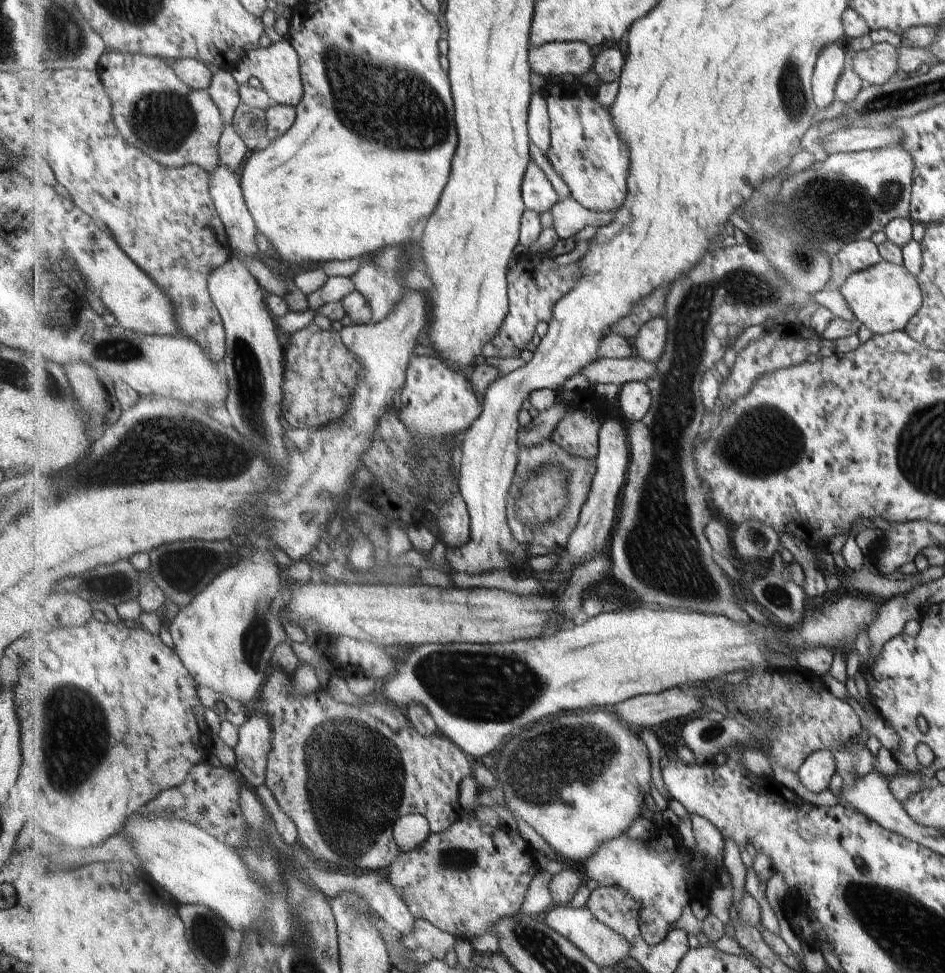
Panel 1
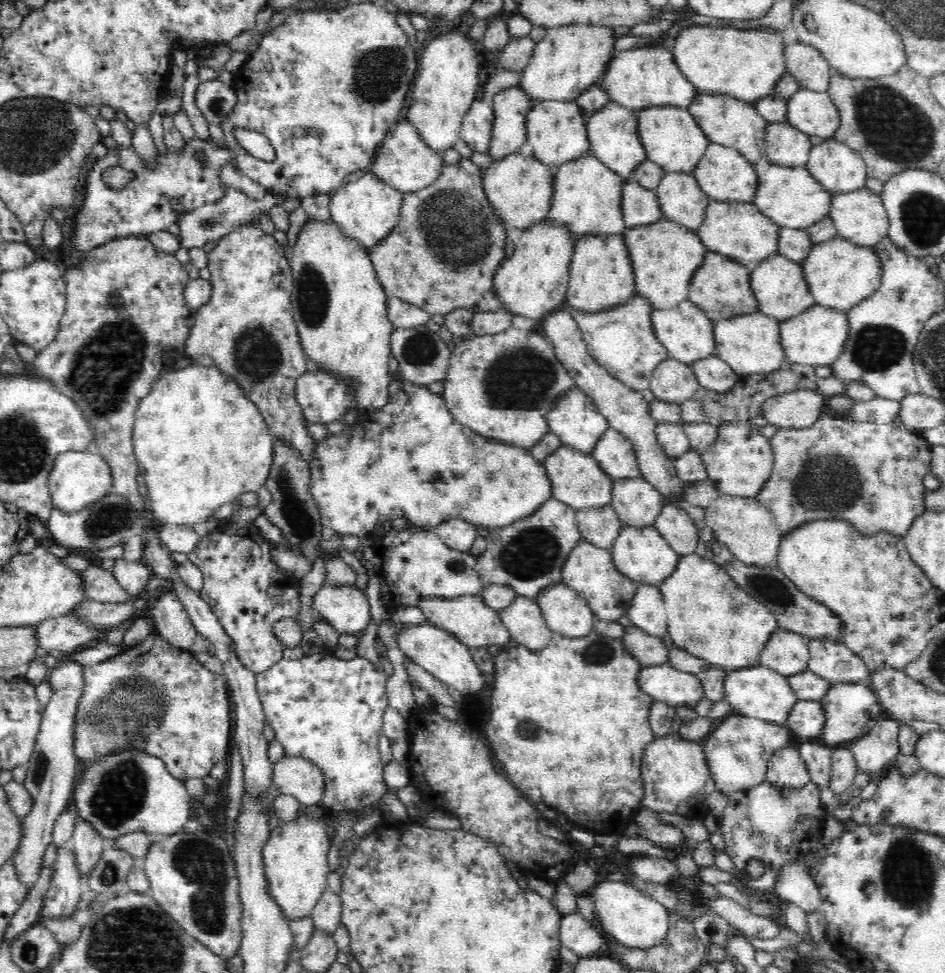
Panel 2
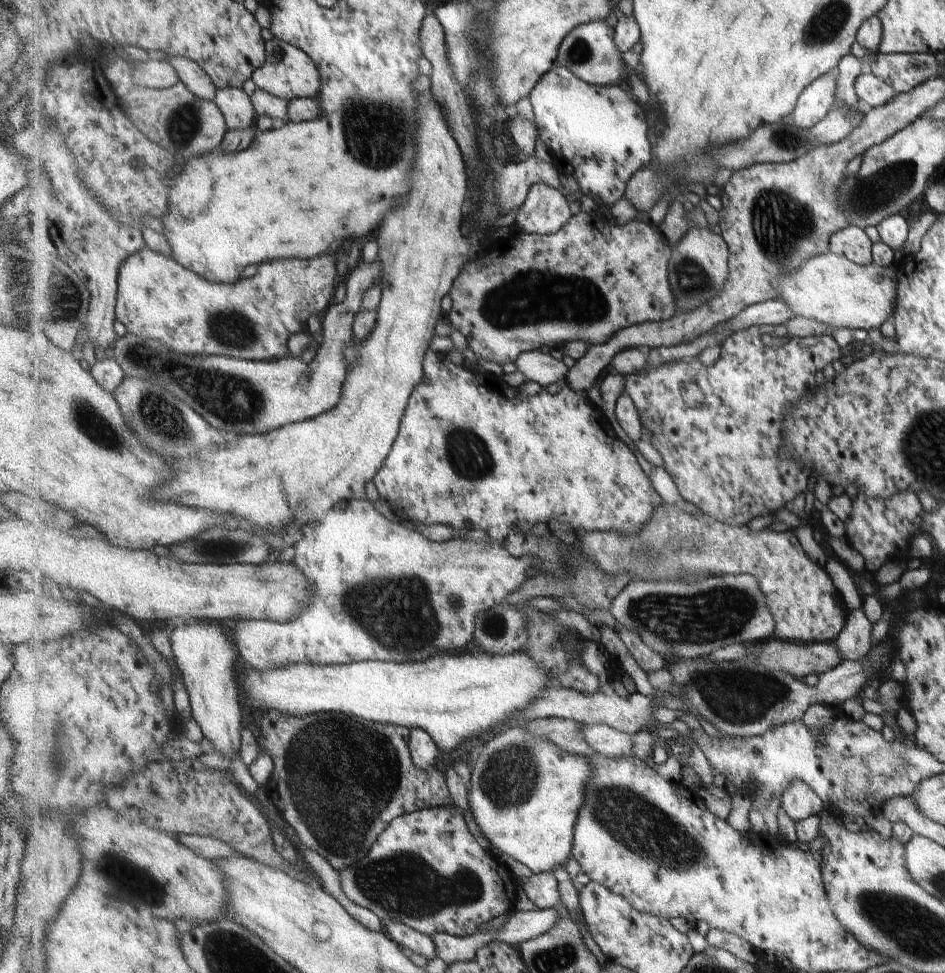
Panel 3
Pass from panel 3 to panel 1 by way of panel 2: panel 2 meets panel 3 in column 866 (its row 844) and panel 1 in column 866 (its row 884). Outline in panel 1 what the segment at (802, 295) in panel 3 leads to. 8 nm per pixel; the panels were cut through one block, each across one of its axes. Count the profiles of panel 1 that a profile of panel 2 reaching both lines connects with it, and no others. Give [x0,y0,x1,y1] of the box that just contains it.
[839,260,922,334]

